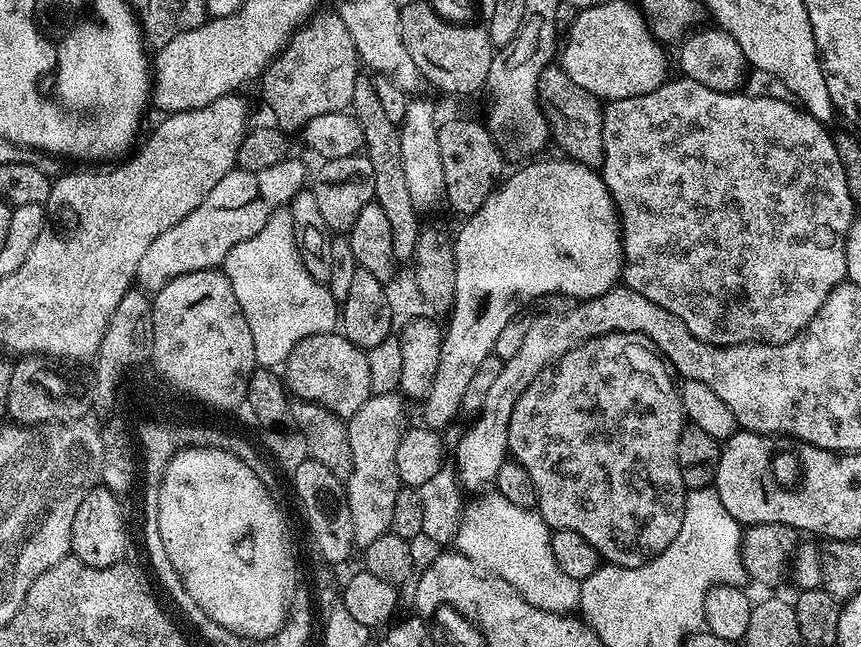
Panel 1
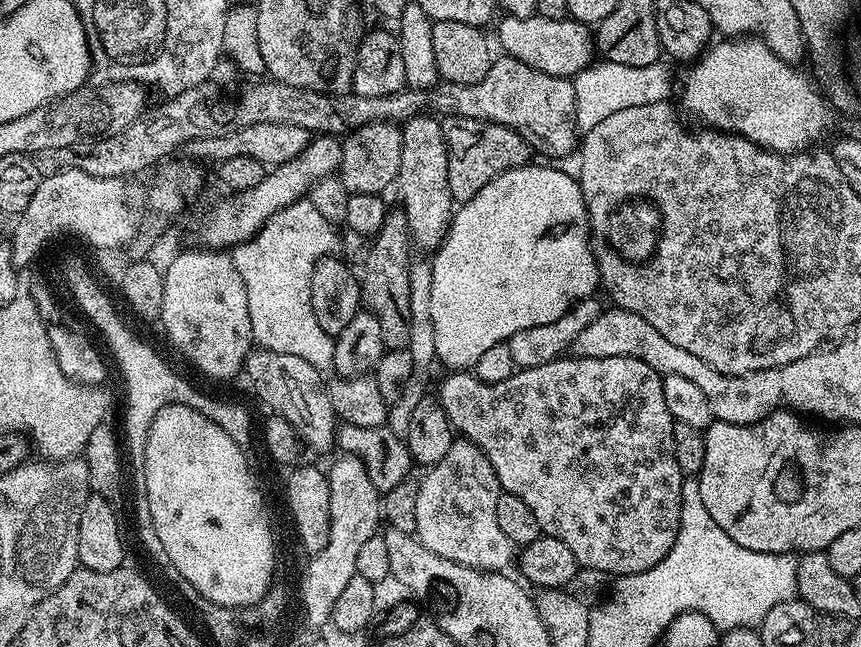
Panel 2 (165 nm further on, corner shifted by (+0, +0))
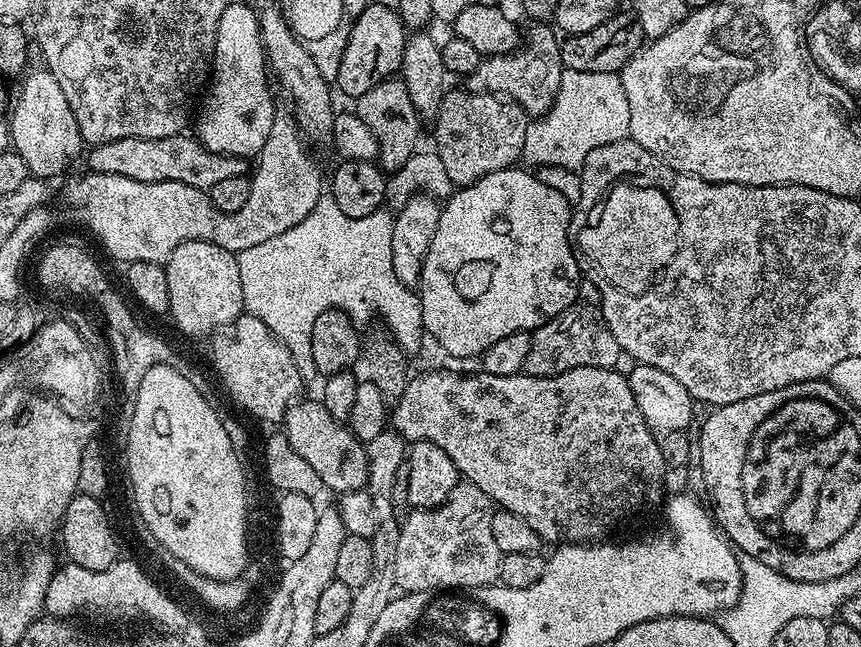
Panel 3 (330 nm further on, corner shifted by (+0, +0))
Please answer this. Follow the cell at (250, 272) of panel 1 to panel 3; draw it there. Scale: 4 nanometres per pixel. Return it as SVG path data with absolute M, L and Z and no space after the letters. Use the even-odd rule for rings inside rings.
M324 194L298 226L290 226L283 234L238 253L236 261L238 274L242 274L247 315L266 322L290 350L305 385L318 380L310 354L314 318L331 308L346 313L357 326L380 315L391 339L406 354L418 351L420 343L426 340L420 297L394 274L390 250L393 217L391 211L381 210L366 214L366 218L346 218L338 210L338 202Z

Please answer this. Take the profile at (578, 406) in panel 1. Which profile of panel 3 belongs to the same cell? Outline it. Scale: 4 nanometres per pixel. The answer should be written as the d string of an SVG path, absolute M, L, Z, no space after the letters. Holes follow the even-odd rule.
M578 366L574 370L566 370L562 374L553 376L499 376L483 370L463 376L460 372L424 372L421 376L413 375L404 387L404 393L396 401L390 412L390 424L394 431L405 441L429 440L434 446L442 446L446 454L454 462L457 473L467 483L478 486L478 490L485 492L493 505L503 511L518 514L530 525L530 530L538 534L541 541L552 543L552 546L566 544L591 544L605 539L604 536L623 516L636 512L645 504L652 508L664 496L664 472L666 465L662 458L662 450L658 450L656 433L642 418L642 410L638 410L638 402L634 398L634 390L630 390L627 375L616 368L595 368L594 366Z

